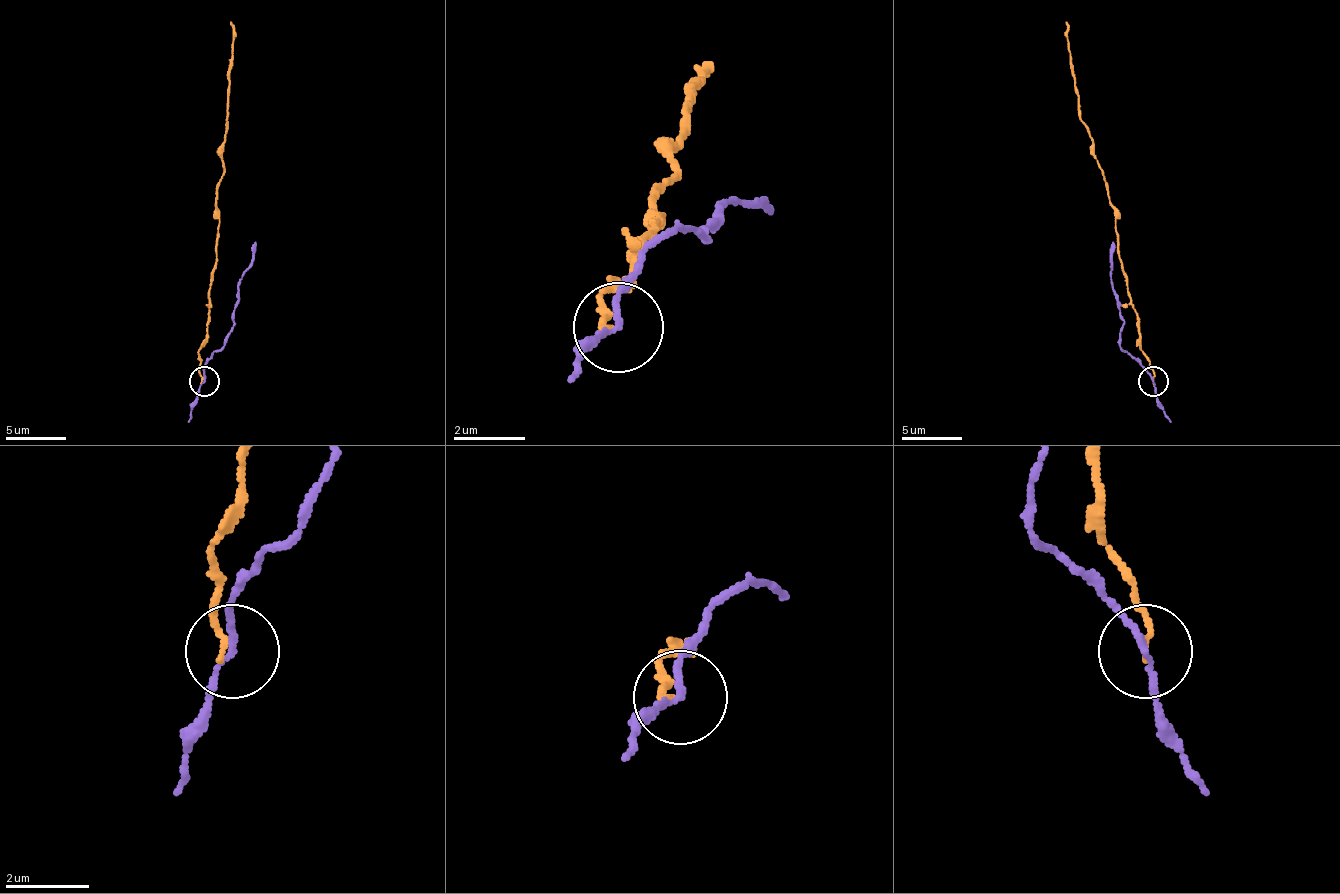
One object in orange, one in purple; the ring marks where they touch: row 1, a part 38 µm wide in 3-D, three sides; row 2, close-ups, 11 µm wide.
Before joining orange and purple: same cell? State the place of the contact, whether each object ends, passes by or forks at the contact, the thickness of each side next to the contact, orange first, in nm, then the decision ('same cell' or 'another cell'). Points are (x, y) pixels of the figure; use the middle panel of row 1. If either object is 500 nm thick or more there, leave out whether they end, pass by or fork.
place (618, 327); orange ends; purple passes by; calibres 130 and 140 nm; another cell

